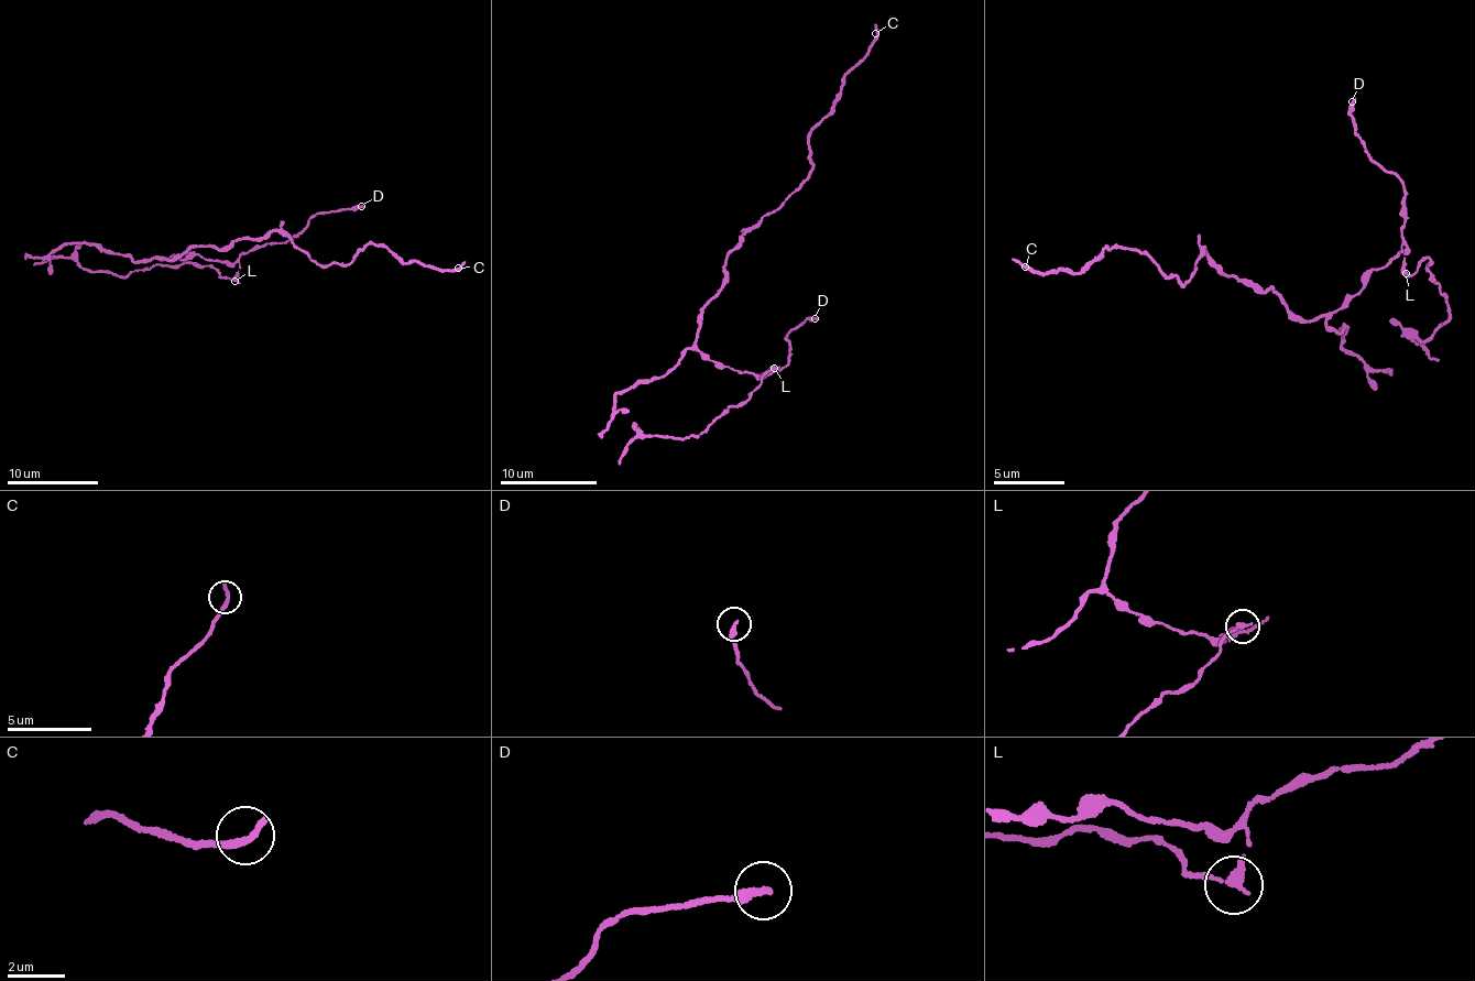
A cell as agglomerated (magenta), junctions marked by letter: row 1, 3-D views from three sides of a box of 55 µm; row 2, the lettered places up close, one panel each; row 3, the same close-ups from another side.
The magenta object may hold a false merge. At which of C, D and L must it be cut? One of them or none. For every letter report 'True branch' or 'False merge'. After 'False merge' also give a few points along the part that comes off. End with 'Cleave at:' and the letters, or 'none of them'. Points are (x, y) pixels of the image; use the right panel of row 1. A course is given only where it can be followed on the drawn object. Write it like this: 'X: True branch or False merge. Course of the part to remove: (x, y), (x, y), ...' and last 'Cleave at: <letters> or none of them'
C: True branch
D: True branch
L: False merge. Course of the part to remove: (1405, 274), (1410, 274), (1428, 259), (1440, 284), (1449, 322), (1421, 342), (1411, 339), (1438, 359)
Cleave at: L

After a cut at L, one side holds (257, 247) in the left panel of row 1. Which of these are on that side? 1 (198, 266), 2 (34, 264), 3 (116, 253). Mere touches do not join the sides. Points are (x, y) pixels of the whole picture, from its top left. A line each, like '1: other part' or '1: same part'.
1: other part
2: other part
3: same part

